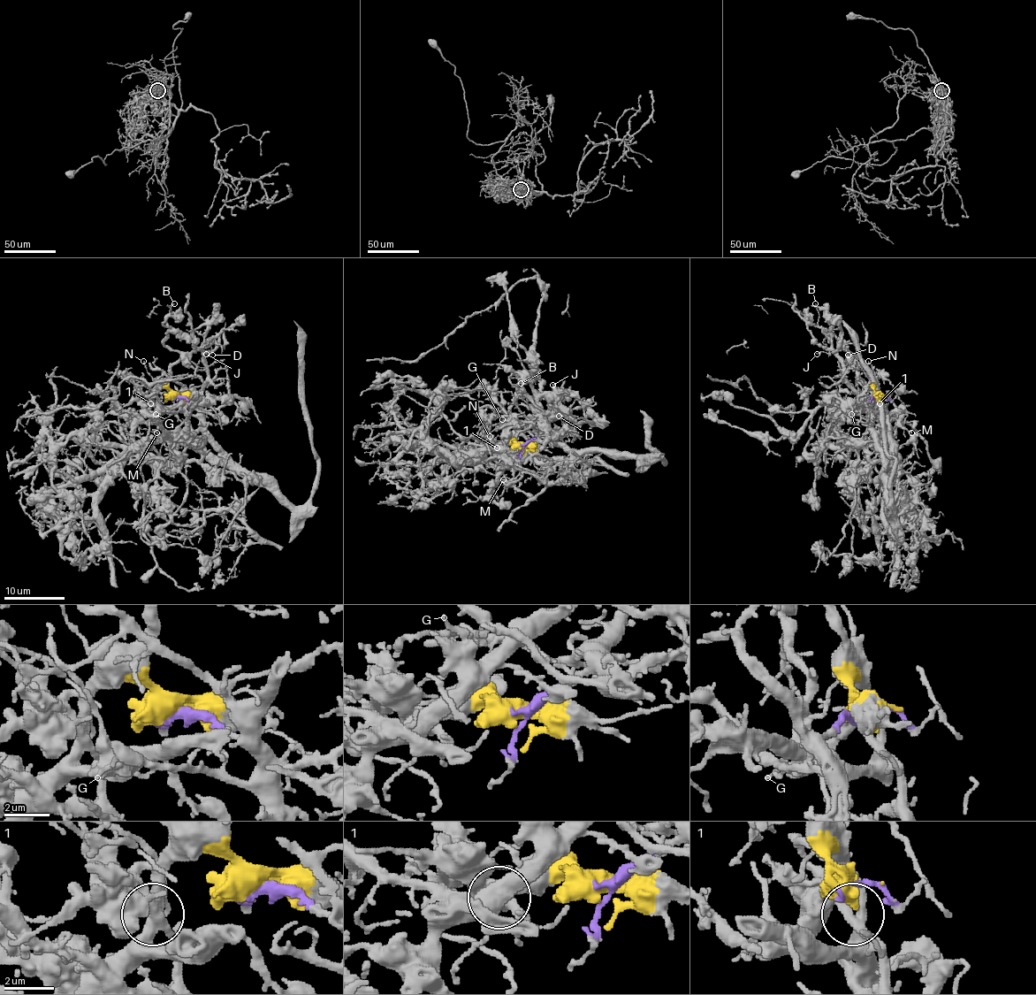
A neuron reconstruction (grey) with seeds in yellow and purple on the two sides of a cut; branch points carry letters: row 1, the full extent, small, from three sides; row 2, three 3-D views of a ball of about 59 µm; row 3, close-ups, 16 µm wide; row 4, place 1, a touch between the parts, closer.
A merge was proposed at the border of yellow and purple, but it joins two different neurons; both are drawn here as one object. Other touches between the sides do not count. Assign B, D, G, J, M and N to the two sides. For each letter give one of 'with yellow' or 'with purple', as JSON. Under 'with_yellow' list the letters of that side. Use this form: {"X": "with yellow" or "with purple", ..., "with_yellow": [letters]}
{"B": "with yellow", "D": "with yellow", "G": "with yellow", "J": "with purple", "M": "with yellow", "N": "with yellow", "with_yellow": ["B", "D", "G", "M", "N"]}

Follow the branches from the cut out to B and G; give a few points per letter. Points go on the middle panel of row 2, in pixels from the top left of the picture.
B: (521, 445), (515, 439), (528, 426), (528, 421), (511, 411), (515, 390), (513, 386), (520, 383)
G: (521, 445), (514, 442), (496, 447), (505, 437), (502, 419)

